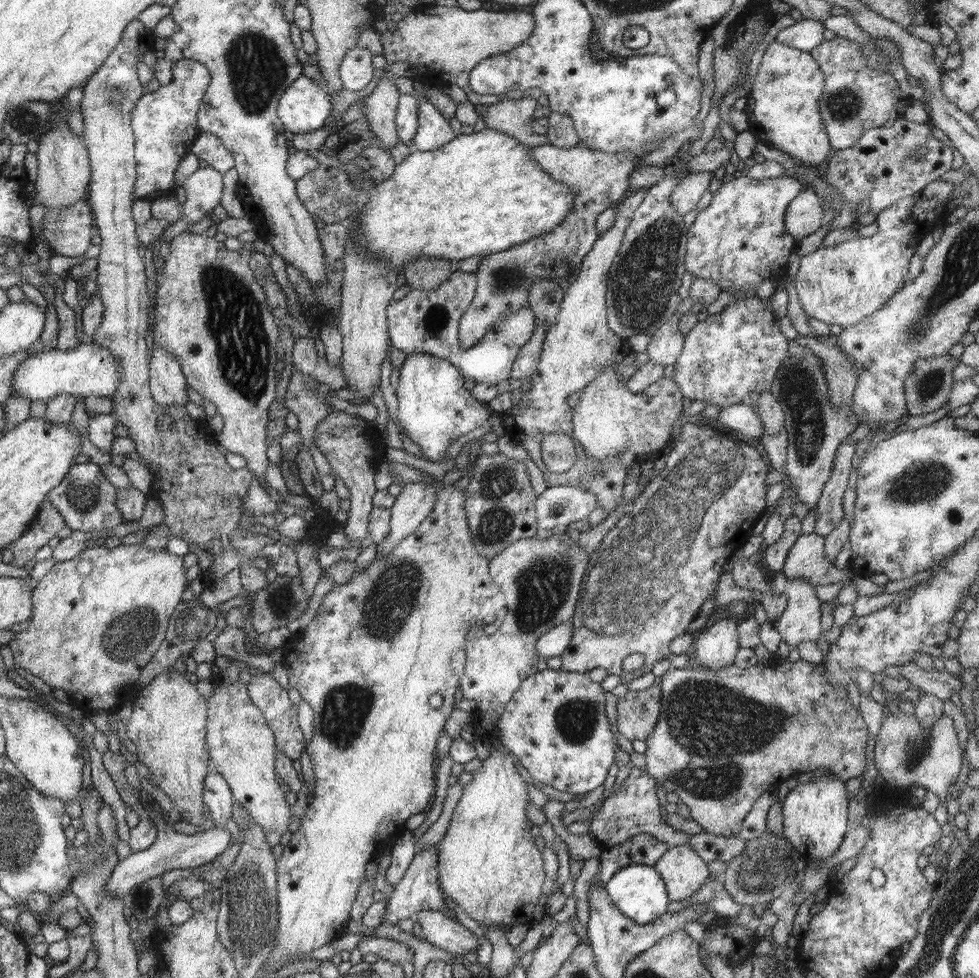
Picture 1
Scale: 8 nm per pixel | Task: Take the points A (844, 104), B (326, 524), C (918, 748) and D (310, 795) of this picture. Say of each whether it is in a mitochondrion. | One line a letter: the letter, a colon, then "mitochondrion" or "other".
A: mitochondrion
B: other
C: mitochondrion
D: other

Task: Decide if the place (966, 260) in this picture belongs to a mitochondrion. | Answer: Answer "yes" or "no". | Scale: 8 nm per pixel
yes

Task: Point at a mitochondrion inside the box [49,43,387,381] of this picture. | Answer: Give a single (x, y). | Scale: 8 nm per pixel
(116, 96)

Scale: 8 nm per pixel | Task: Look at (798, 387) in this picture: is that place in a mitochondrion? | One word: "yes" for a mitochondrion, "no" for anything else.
yes

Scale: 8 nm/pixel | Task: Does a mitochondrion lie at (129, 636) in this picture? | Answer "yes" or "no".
yes

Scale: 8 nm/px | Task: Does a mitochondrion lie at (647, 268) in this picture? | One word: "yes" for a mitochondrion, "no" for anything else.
yes

